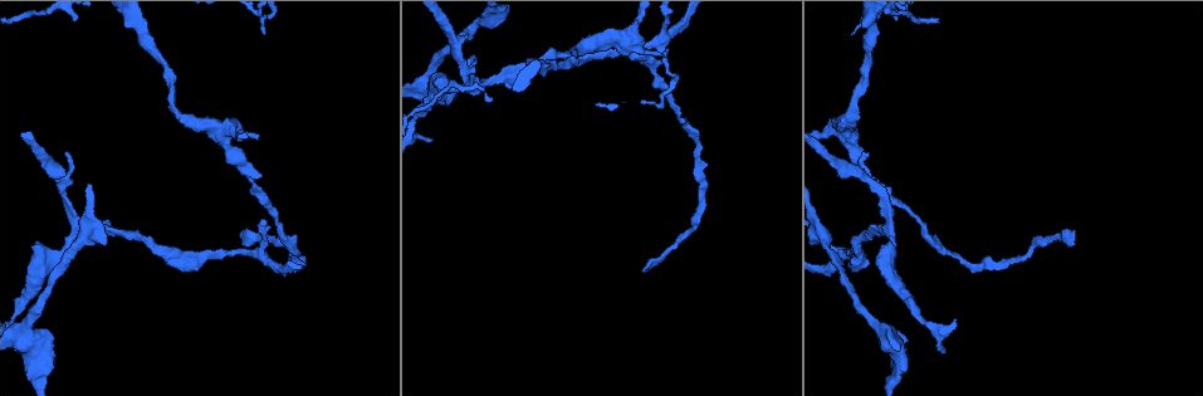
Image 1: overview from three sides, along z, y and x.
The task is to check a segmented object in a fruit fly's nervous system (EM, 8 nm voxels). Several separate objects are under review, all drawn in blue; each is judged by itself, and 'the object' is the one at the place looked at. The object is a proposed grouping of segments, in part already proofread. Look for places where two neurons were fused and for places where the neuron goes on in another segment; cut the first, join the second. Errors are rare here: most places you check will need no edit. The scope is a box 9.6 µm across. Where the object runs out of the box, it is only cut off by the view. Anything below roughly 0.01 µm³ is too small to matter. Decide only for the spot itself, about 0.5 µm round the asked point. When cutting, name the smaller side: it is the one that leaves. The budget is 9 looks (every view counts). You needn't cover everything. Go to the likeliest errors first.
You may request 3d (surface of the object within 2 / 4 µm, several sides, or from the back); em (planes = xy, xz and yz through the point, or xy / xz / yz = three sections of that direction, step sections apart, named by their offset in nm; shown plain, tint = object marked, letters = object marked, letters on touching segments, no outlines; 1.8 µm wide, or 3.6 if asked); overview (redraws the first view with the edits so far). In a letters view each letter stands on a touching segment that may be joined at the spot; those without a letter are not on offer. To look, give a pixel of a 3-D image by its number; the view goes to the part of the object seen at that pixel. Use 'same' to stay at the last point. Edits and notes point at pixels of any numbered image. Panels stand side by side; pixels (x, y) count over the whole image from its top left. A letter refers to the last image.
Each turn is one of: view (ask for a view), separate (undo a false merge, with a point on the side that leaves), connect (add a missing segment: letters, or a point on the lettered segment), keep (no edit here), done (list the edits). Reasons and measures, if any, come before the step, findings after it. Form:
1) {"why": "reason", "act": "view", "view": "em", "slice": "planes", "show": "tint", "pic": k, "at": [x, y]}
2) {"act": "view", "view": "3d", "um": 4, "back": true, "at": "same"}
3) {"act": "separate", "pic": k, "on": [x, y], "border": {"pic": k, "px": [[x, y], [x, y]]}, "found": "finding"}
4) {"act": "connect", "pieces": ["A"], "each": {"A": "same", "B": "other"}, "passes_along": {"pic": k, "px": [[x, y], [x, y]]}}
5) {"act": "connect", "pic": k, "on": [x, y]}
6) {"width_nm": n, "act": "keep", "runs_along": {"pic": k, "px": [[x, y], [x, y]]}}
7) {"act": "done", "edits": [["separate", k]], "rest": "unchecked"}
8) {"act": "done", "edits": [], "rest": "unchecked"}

{"why": "sudden change in width", "act": "view", "view": "3d", "um": 4, "pic": 1, "at": [861, 247]}

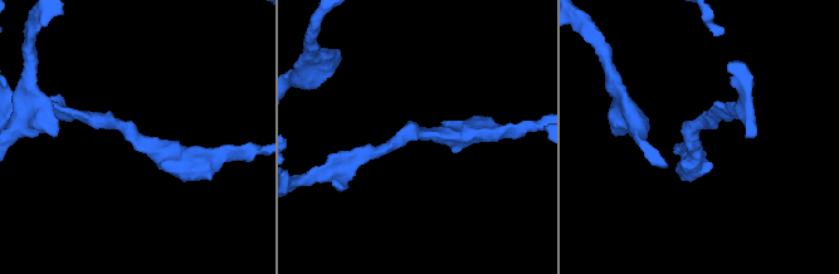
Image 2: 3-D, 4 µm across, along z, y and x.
{"arm_widths_nm": [170, 340], "why": "shape alone is not enough", "act": "view", "view": "em", "slice": "planes", "show": "letters", "pic": 2, "at": [692, 142]}

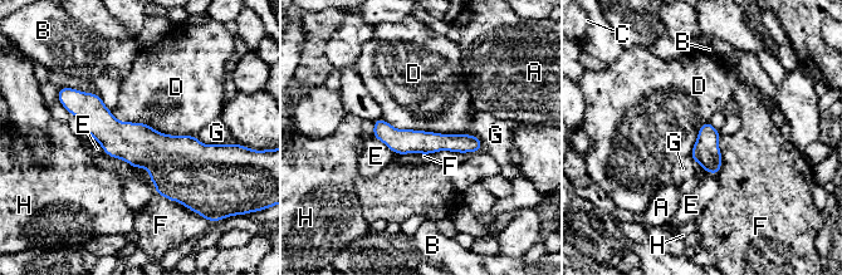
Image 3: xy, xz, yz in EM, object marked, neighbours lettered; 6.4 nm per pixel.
{"width_nm": 160, "act": "keep", "each": {"A": "other", "B": "other", "C": "other", "D": "other", "E": "other", "F": "other", "G": "other", "H": "other"}, "border": {"pic": 3, "px": [[382, 117], [397, 128], [475, 136]]}, "found": "one neuron here"}

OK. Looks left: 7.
{"why": "an open end", "act": "view", "view": "3d", "um": 2, "pic": 1, "at": [241, 232]}

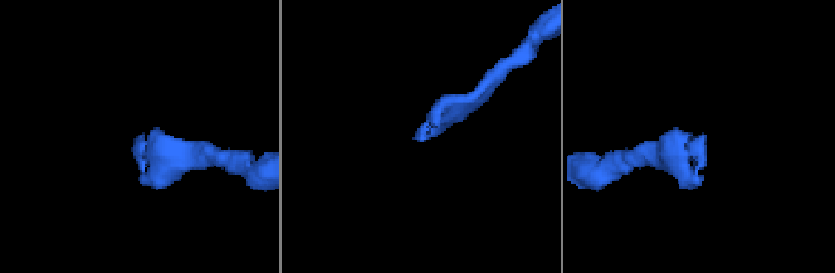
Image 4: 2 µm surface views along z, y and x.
{"act": "view", "view": "em", "slice": "planes", "show": "letters", "pic": 4, "at": [420, 139]}

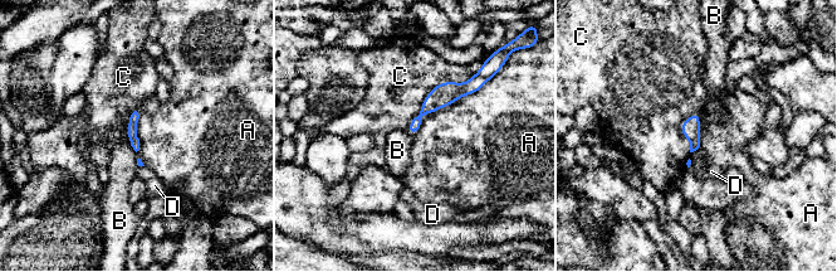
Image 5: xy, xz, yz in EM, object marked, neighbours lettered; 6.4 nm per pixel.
{"width_nm": 70, "act": "keep", "each": {"A": "other", "B": "other", "C": "other", "D": "other"}, "runs_along": {"pic": 5, "px": [[473, 83], [437, 97], [411, 129]]}, "found": "none of them fits"}

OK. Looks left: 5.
{"why": "free end", "act": "view", "view": "em", "slice": "planes", "show": "tint", "pic": 1, "at": [895, 18]}

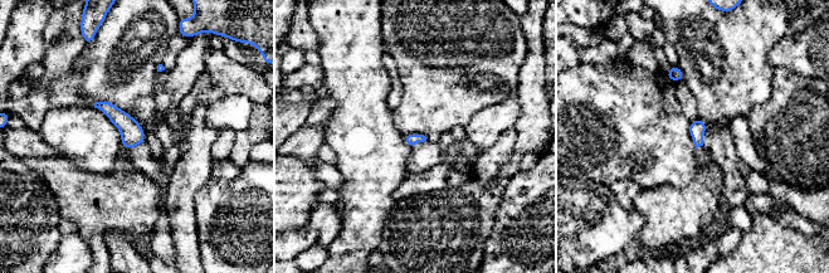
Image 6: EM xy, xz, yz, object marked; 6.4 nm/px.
{"act": "view", "view": "em", "slice": "planes", "show": "letters", "at": "same"}

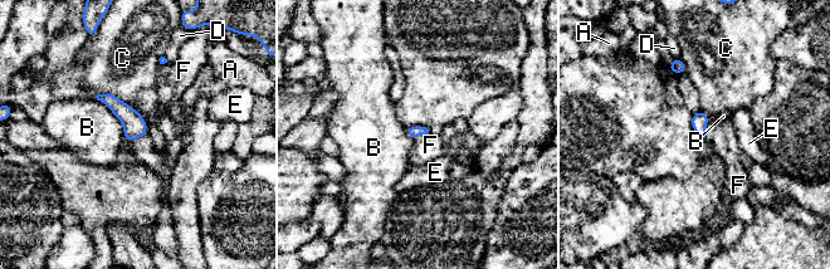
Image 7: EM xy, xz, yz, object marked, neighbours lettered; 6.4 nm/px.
{"act": "keep", "each": {"A": "other", "B": "other", "C": "other", "D": "other", "E": "other", "F": "other"}, "border": {"pic": 7, "px": [[709, 115], [704, 137]]}, "found": "no lettered segment goes on from it"}

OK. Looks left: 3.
{"why": "thick turns thin", "act": "view", "view": "3d", "um": 4, "pic": 1, "at": [898, 371]}

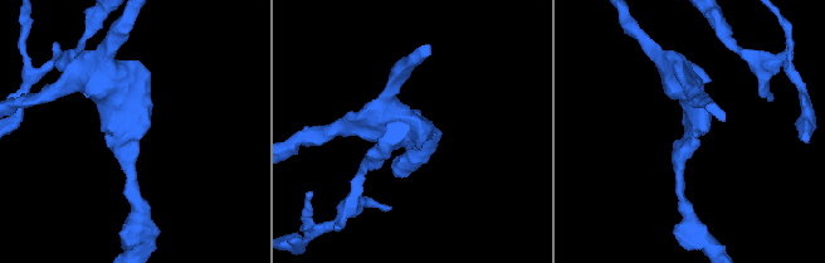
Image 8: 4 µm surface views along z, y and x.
{"act": "view", "view": "em", "slice": "planes", "show": "tint", "pic": 8, "at": [692, 135]}

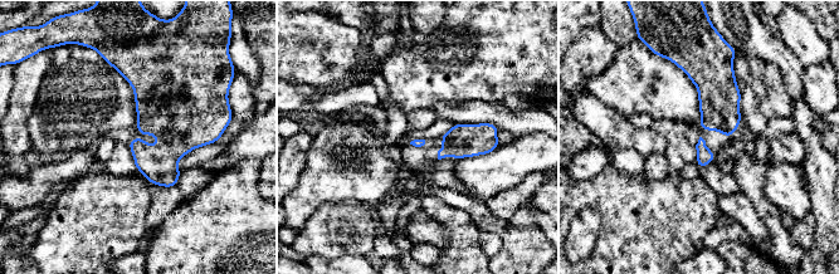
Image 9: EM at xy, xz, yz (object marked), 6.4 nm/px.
{"act": "view", "view": "em", "slice": "planes", "show": "letters", "at": "same"}

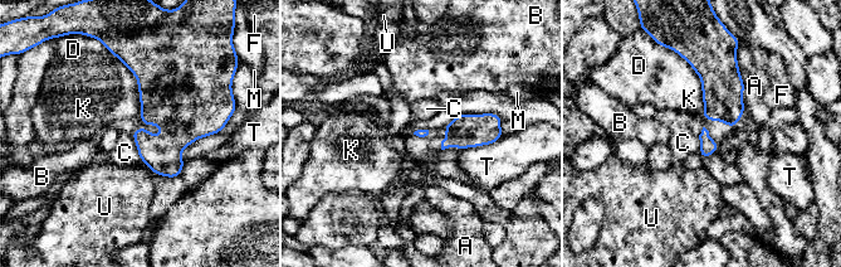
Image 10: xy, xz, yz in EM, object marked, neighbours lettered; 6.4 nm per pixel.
{"width_nm": 50, "act": "keep", "each": {"A": "other", "B": "other", "C": "other", "D": "other", "F": "other", "K": "other", "M": "other", "T": "other", "U": "other"}, "border": {"pic": 10, "px": [[130, 135], [137, 156], [147, 166]]}, "found": "all the same neuron"}

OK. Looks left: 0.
{"act": "done", "edits": [], "rest": "unchecked"}

